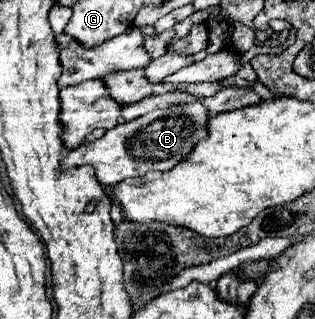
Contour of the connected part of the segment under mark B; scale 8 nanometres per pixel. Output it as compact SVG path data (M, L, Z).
M186 102L186 104L170 104L166 108L156 108L136 120L122 122L100 140L84 142L78 148L72 148L62 158L62 168L84 166L90 164L96 170L96 178L100 184L118 184L124 178L142 176L150 170L166 172L174 168L180 160L188 158L194 146L208 138L208 108L202 102Z

